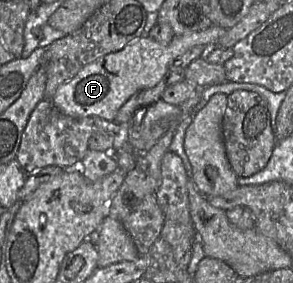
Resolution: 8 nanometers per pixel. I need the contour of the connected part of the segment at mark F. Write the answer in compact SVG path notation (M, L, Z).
M217 25L184 35L174 35L168 45L162 45L149 36L141 37L118 52L110 53L83 67L70 81L62 84L51 101L63 114L72 118L97 116L114 121L120 108L135 93L153 88L168 72L173 63L195 46L215 48L226 30Z

